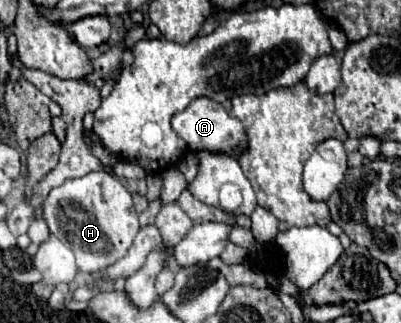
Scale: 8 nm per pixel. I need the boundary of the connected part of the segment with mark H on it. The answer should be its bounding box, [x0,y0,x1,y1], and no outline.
[43,170,139,274]

